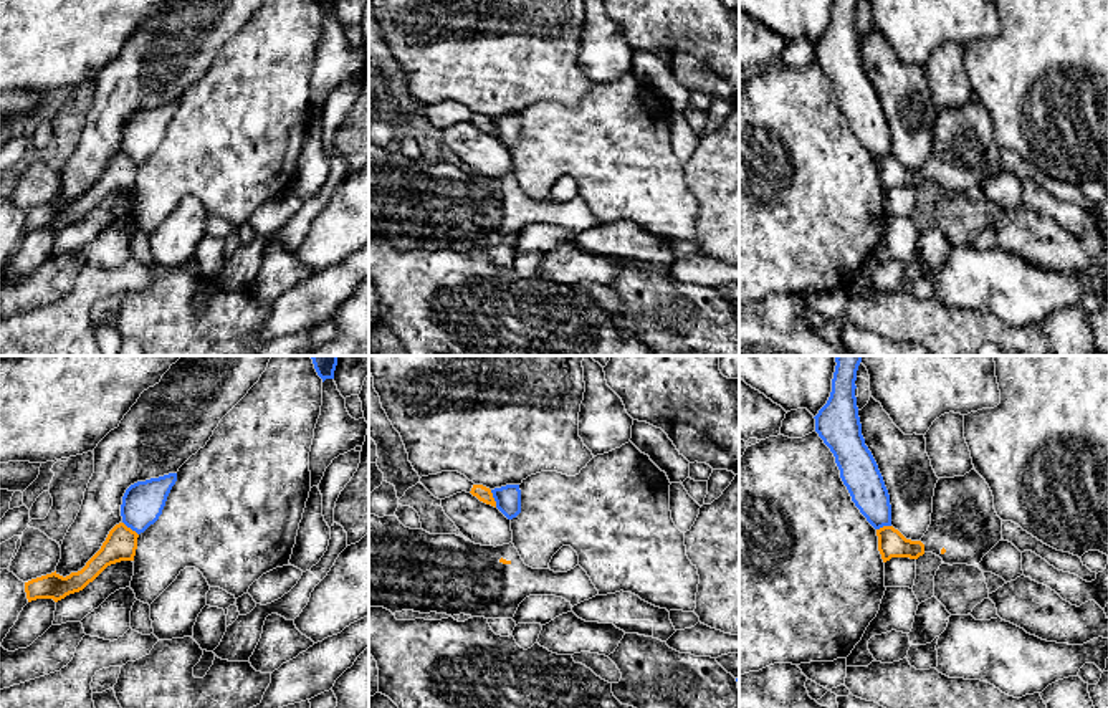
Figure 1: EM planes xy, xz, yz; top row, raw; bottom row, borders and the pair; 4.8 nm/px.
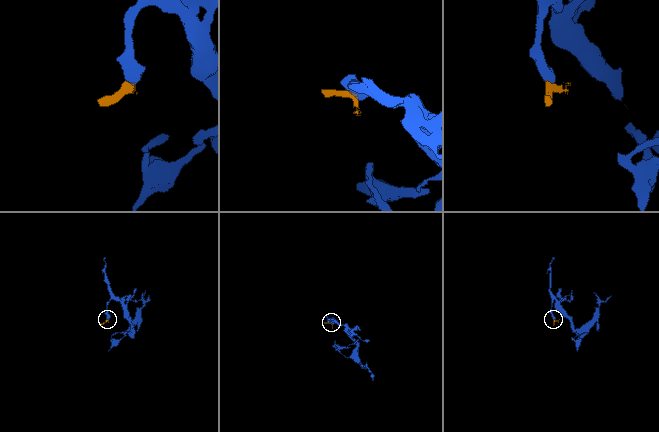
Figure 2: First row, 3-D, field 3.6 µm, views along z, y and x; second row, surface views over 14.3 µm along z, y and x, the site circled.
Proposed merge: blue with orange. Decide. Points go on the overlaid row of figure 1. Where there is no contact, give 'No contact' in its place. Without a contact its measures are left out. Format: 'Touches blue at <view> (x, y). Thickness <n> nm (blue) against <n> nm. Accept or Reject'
Touches blue at xz (493, 497). Thickness 130 nm (blue) against 70 nm. Reject

